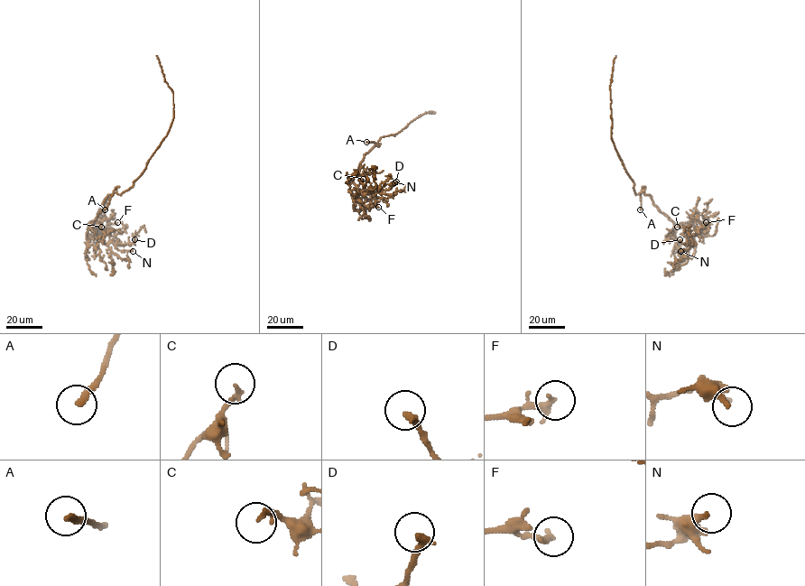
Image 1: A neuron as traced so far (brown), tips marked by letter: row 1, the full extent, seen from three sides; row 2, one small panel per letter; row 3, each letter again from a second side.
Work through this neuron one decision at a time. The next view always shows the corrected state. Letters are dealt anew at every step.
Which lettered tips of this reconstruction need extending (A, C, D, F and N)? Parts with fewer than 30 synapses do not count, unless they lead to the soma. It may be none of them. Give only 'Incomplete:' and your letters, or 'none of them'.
Incomplete: A, F

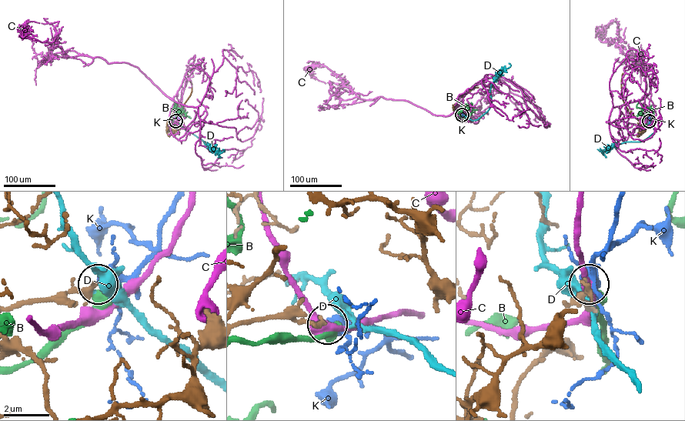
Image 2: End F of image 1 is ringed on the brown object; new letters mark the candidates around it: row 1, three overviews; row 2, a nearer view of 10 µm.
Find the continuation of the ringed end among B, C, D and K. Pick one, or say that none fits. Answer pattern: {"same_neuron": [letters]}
{"same_neuron": ["K"]}

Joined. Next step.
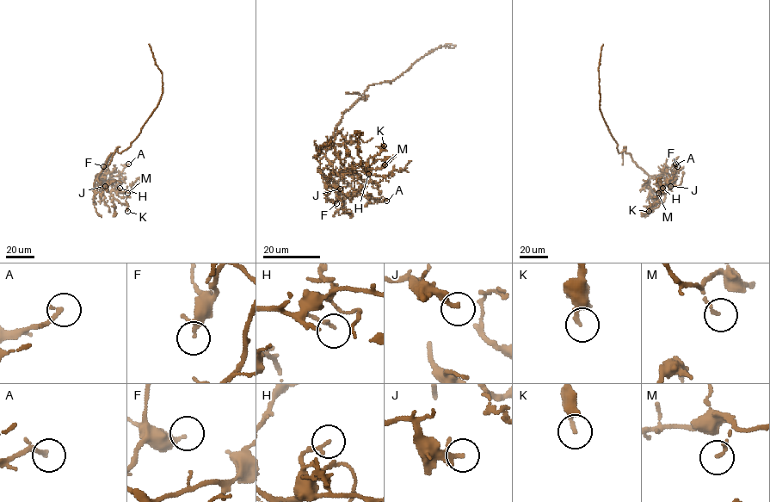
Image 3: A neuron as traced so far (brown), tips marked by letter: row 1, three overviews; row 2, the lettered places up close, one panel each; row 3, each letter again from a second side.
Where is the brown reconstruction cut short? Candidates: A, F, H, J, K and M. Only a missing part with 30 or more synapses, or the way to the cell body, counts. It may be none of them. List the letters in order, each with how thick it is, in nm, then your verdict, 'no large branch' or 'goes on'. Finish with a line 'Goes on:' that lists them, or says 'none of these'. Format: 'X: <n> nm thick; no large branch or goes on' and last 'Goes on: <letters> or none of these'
A: 190 nm thick; no large branch
F: 200 nm thick; no large branch
H: 130 nm thick; no large branch
J: 180 nm thick; no large branch
K: 180 nm thick; no large branch
M: 120 nm thick; no large branch
Goes on: none of these

